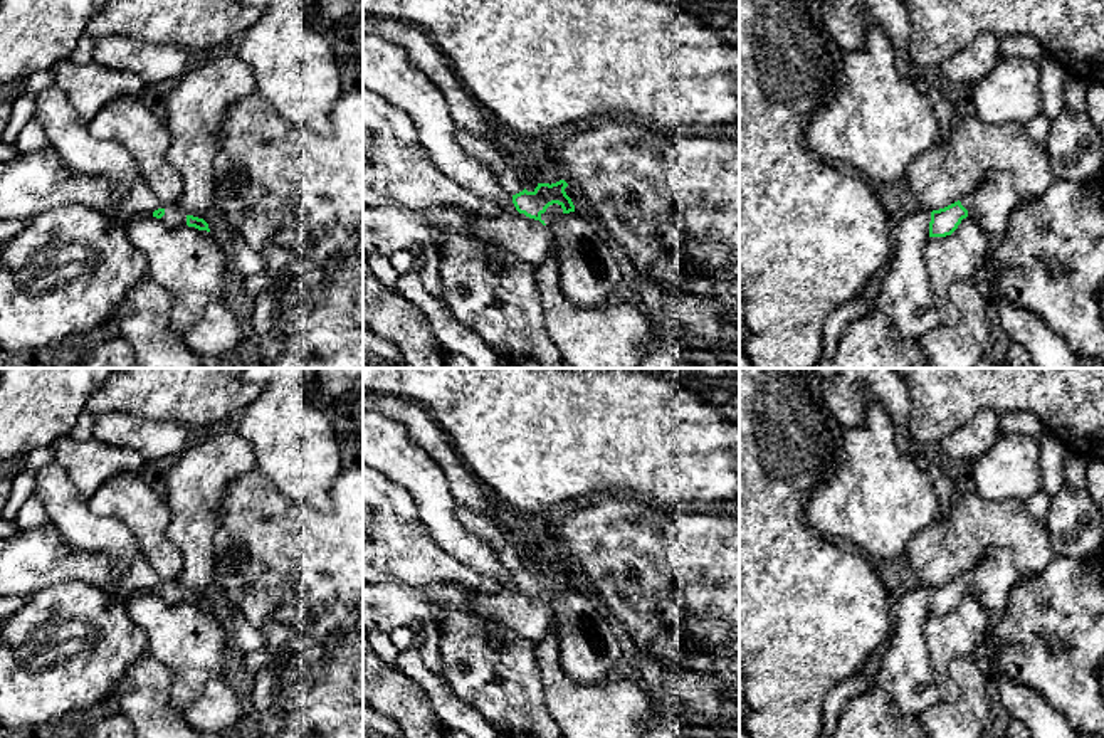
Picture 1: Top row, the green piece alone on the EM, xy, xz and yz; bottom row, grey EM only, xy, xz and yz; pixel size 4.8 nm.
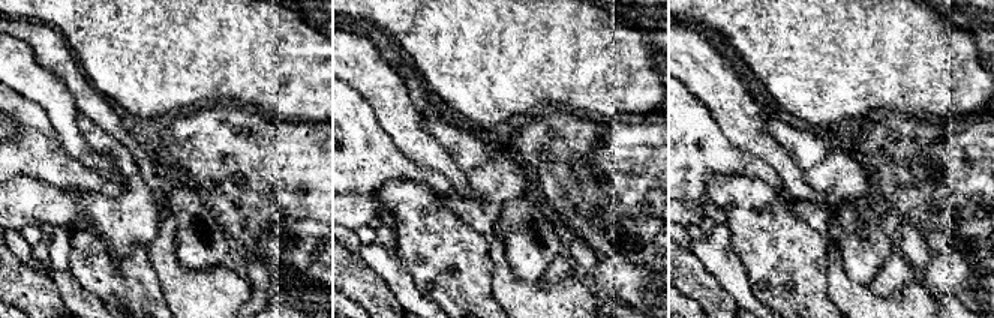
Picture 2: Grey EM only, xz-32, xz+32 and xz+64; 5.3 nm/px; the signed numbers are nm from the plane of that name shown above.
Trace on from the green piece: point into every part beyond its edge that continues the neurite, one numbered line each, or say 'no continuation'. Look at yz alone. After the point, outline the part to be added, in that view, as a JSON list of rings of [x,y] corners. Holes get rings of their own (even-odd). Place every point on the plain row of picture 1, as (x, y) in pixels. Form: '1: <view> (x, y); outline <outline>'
1: yz (990, 580); outline [[[990,546],[983,558],[959,578],[986,612],[998,615],[1010,590],[1020,582],[1020,570],[1010,550]]]

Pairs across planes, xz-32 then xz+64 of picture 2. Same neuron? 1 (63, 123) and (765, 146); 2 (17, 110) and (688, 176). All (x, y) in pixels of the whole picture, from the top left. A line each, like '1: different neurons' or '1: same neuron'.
1: same neuron
2: same neuron

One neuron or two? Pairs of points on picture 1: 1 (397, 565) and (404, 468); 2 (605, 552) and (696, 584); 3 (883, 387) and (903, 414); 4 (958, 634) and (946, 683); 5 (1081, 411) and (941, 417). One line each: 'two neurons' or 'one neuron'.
1: two neurons
2: one neuron
3: one neuron
4: one neuron
5: one neuron

